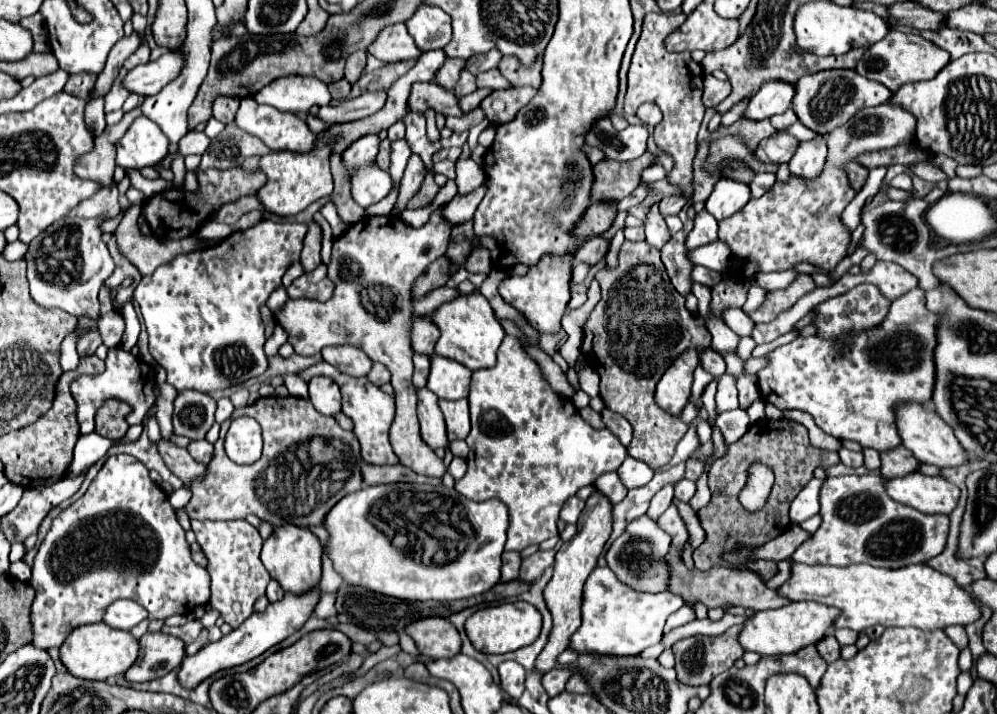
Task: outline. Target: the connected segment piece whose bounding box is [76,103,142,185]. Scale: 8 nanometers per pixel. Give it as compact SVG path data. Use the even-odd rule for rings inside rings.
M138 103L138 107L134 107L130 113L124 113L120 123L106 127L106 131L96 137L94 151L90 155L82 155L78 159L76 175L80 175L82 179L102 181L102 185L108 185L112 181L114 167L116 167L116 161L114 161L116 159L116 143L120 141L120 135L124 135L128 131L132 121L142 115L140 105L142 103Z

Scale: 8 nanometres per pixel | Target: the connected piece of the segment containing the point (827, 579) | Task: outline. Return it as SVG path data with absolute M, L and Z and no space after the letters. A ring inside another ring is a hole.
M792 563L790 579L776 589L778 595L784 595L790 601L818 601L824 605L836 607L840 613L834 621L834 629L854 629L864 631L872 625L884 627L920 627L920 629L944 629L946 625L968 625L980 617L980 609L972 601L972 597L960 589L948 575L928 567L928 565L906 565L900 569L884 569L872 567L868 563L848 565L848 567L832 567L832 565L804 565Z

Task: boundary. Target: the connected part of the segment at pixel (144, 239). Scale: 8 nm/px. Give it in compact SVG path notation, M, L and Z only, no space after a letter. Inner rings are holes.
M132 205L116 229L118 251L142 273L152 275L152 271L180 253L190 253L198 249L198 237L190 235L178 241L160 241L154 235L142 235L138 229L140 207Z

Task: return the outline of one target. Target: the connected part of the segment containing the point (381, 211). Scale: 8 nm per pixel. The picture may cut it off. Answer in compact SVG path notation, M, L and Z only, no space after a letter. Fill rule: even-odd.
M396 179L396 181L394 181L394 185L396 185L396 189L394 189L394 191L390 191L390 195L388 195L388 197L384 197L380 203L372 205L372 207L366 211L366 215L390 215L390 211L392 211L392 207L394 207L394 203L396 203L396 199L392 199L392 197L398 197L400 179Z

